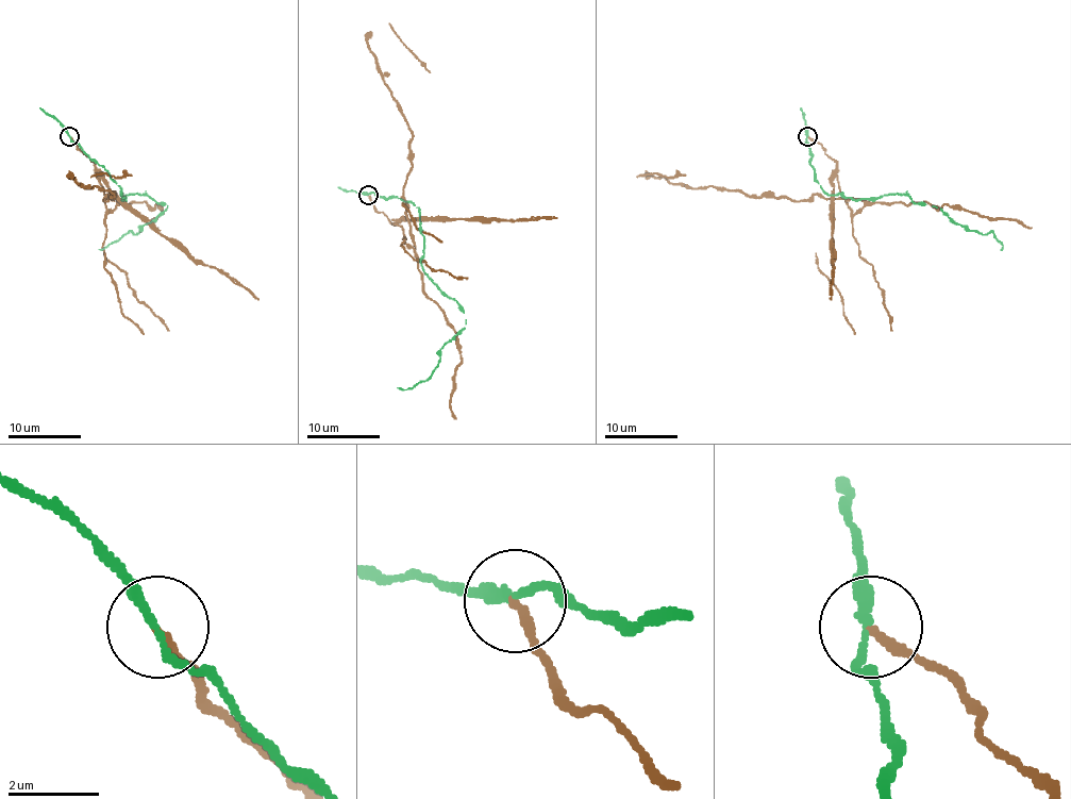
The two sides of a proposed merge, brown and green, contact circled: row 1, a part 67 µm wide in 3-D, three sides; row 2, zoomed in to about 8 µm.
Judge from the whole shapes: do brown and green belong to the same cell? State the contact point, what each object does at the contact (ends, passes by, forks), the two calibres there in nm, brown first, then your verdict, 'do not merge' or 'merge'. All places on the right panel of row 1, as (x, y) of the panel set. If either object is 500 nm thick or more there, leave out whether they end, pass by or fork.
place (807, 136); brown ends; green passes by; calibres 200 and 190 nm; do not merge

